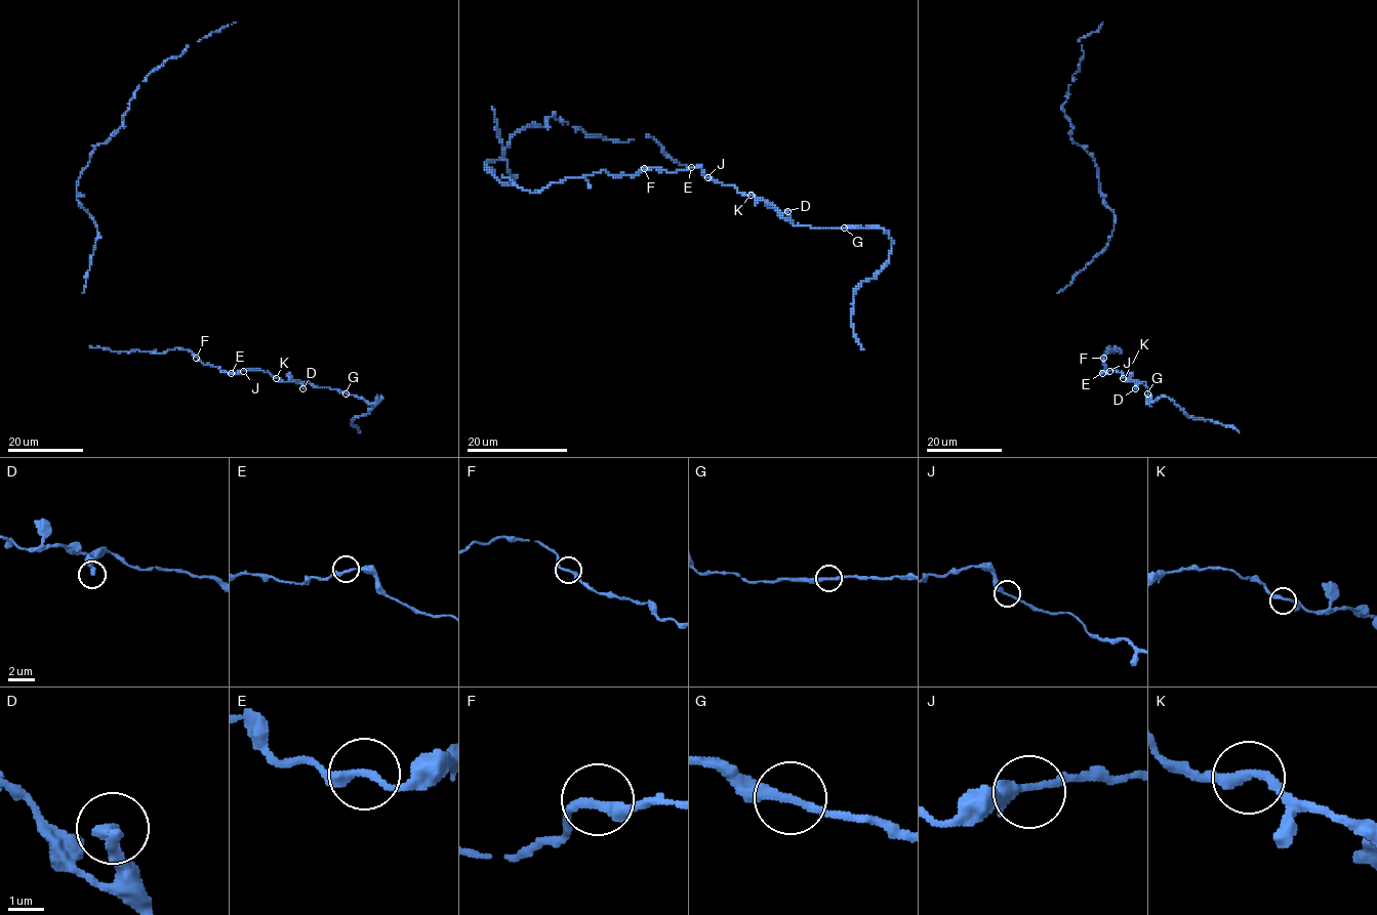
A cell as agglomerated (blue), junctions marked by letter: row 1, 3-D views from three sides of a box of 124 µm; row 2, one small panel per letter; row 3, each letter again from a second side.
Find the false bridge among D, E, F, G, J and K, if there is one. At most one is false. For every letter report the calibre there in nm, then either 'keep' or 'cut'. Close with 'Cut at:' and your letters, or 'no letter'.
D: 280 nm thick; keep
E: 240 nm thick; keep
F: 280 nm thick; keep
G: 280 nm thick; cut
J: 280 nm thick; keep
K: 260 nm thick; keep
Cut at: G

